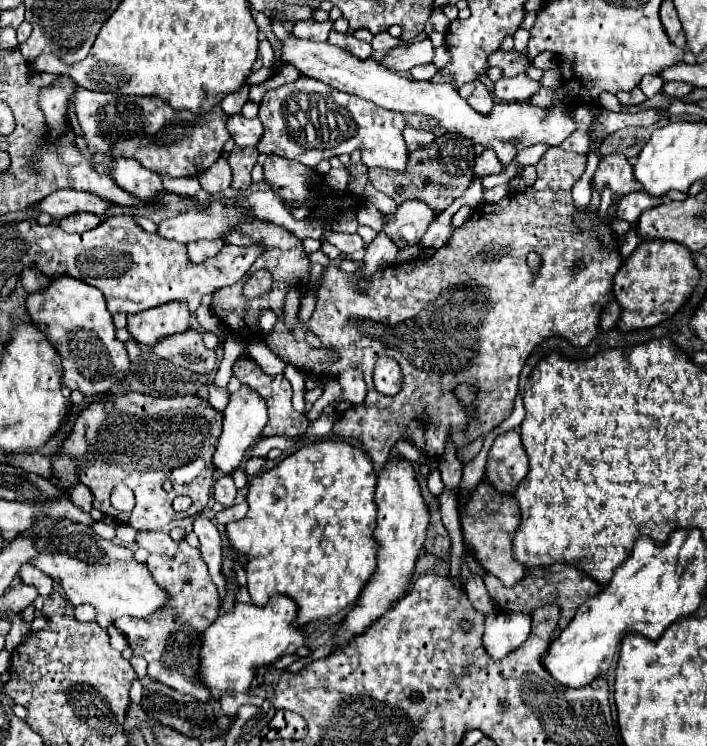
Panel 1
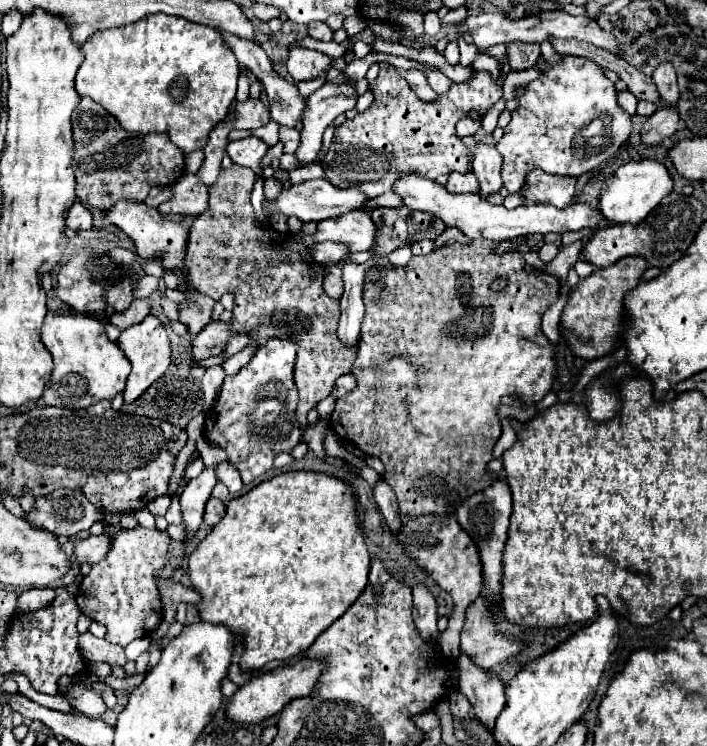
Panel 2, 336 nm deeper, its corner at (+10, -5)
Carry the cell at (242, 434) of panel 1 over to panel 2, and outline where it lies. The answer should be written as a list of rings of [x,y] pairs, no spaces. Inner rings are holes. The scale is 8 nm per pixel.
[[[204,469],[194,481],[190,481],[184,491],[180,493],[180,505],[182,505],[182,525],[186,527],[186,535],[182,543],[188,543],[196,537],[196,531],[202,523],[204,505],[210,499],[212,487],[216,485],[216,473],[214,469]]]

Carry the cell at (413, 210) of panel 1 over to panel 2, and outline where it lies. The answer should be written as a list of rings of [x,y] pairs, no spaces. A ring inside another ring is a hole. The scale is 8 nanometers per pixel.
[[[346,213],[340,217],[324,219],[312,237],[316,243],[334,241],[348,245],[348,251],[368,251],[376,237],[376,227],[368,213]]]

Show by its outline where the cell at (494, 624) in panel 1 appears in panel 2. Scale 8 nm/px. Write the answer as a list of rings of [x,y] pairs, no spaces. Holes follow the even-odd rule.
[[[464,657],[458,659],[458,665],[458,691],[468,697],[478,723],[484,729],[492,729],[496,717],[506,705],[502,681],[484,669],[476,669],[476,665],[472,665],[472,661],[464,661]]]

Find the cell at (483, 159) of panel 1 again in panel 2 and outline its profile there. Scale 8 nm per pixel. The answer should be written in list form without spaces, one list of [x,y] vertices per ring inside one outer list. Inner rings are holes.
[[[452,173],[448,177],[446,189],[450,193],[478,193],[478,185],[476,185],[476,175],[470,173]]]

